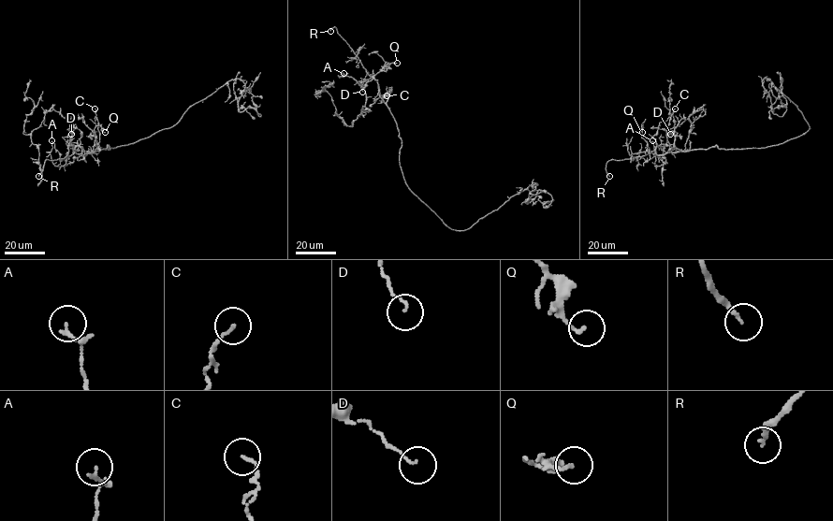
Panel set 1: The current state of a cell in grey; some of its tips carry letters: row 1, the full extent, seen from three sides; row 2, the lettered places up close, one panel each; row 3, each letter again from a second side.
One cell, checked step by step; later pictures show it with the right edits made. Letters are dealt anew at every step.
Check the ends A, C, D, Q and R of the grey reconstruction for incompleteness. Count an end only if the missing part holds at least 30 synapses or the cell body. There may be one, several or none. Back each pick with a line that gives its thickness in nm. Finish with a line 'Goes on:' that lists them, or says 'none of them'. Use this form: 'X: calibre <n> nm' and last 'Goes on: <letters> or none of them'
R: calibre 170 nm
Goes on: R

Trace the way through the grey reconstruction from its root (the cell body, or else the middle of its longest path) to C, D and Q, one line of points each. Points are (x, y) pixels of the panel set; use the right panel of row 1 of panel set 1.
C: (740, 149), (719, 149), (716, 145), (686, 151), (678, 149), (669, 143), (666, 136), (675, 108)
D: (740, 149), (719, 149), (715, 145), (658, 155), (652, 137), (658, 127), (670, 134)
Q: (740, 149), (719, 149), (715, 145), (658, 155), (654, 151), (648, 151), (642, 125), (642, 132)

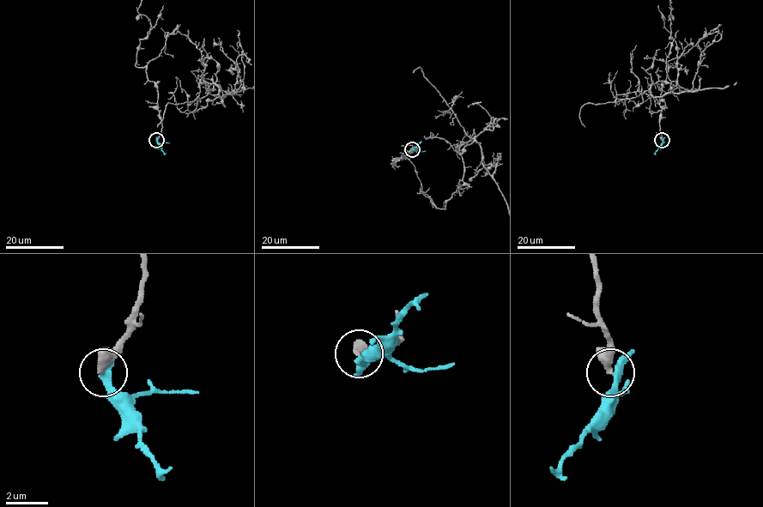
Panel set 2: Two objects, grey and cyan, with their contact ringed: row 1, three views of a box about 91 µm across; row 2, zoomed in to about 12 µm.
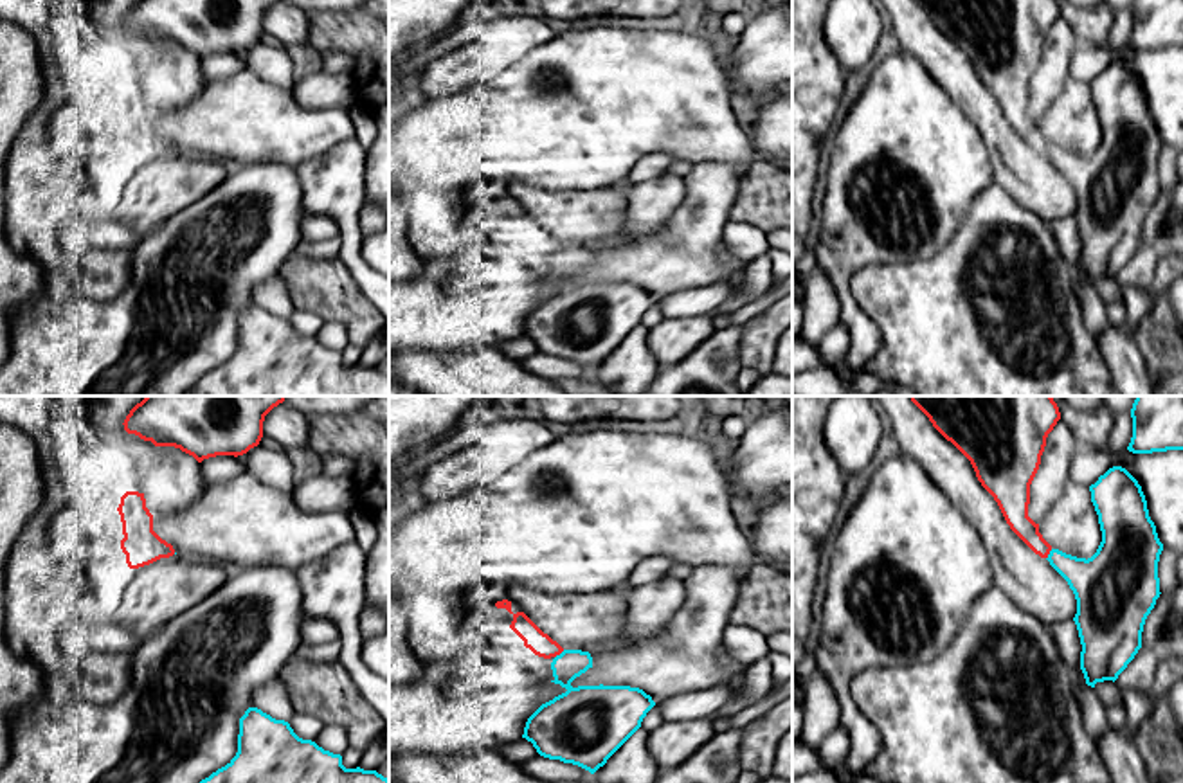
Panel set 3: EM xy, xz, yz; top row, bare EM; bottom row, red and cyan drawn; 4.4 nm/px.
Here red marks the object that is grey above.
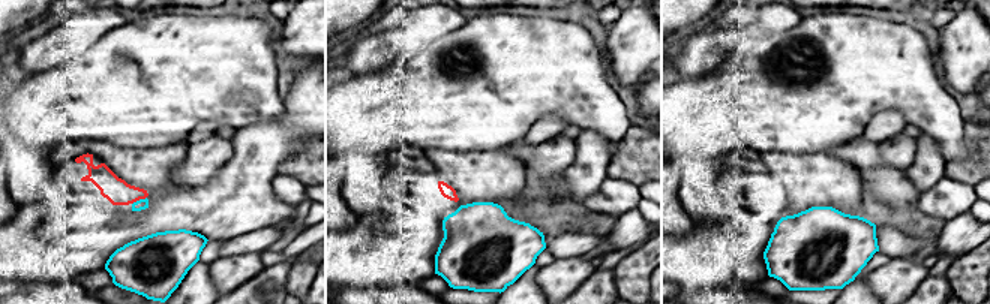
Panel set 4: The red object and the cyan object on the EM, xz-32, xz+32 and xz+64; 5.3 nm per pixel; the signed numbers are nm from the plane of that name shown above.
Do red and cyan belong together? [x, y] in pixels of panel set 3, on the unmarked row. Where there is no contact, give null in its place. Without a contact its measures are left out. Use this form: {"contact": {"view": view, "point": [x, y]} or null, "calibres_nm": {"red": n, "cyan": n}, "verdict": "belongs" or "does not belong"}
{"contact": {"view": "xz", "point": [559, 251]}, "calibres_nm": {"red": 100, "cyan": 180}, "verdict": "belongs"}

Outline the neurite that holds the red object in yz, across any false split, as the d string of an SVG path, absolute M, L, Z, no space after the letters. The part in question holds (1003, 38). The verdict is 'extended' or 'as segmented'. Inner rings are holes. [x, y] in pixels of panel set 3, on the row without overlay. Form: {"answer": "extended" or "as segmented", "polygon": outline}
{"answer": "extended", "polygon": "M915 0L933 23L972 61L981 83L998 99L1010 126L1068 178L1077 196L1073 214L1082 248L1086 281L1116 277L1142 245L1147 212L1160 194L1158 158L1163 140L1149 113L1138 77L1122 63L1109 65L1089 83L1098 112L1102 139L1091 155L1077 155L1053 146L1028 113L1030 81L1039 67L1046 34L1061 16L1057 0Z"}

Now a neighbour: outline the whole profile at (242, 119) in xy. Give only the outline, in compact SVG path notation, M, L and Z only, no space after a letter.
M247 68L227 79L207 81L203 92L178 110L153 112L153 128L171 140L176 151L214 158L230 167L275 162L297 169L353 137L344 108L306 108L292 88L263 81Z

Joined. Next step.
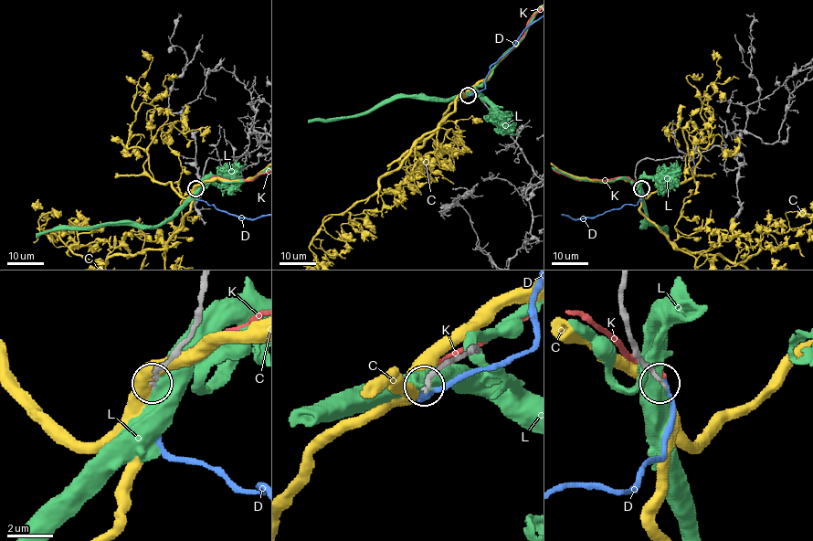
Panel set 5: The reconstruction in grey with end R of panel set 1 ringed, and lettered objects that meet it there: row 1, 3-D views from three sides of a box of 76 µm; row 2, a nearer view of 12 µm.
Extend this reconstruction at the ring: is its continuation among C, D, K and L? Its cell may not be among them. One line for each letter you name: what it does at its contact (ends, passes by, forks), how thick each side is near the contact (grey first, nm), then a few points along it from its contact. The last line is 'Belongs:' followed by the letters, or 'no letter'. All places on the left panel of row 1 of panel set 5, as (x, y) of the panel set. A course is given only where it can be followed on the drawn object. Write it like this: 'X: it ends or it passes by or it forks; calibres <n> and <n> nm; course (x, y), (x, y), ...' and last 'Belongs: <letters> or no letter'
D: it ends; calibres 240 and 280 nm
Belongs: D

